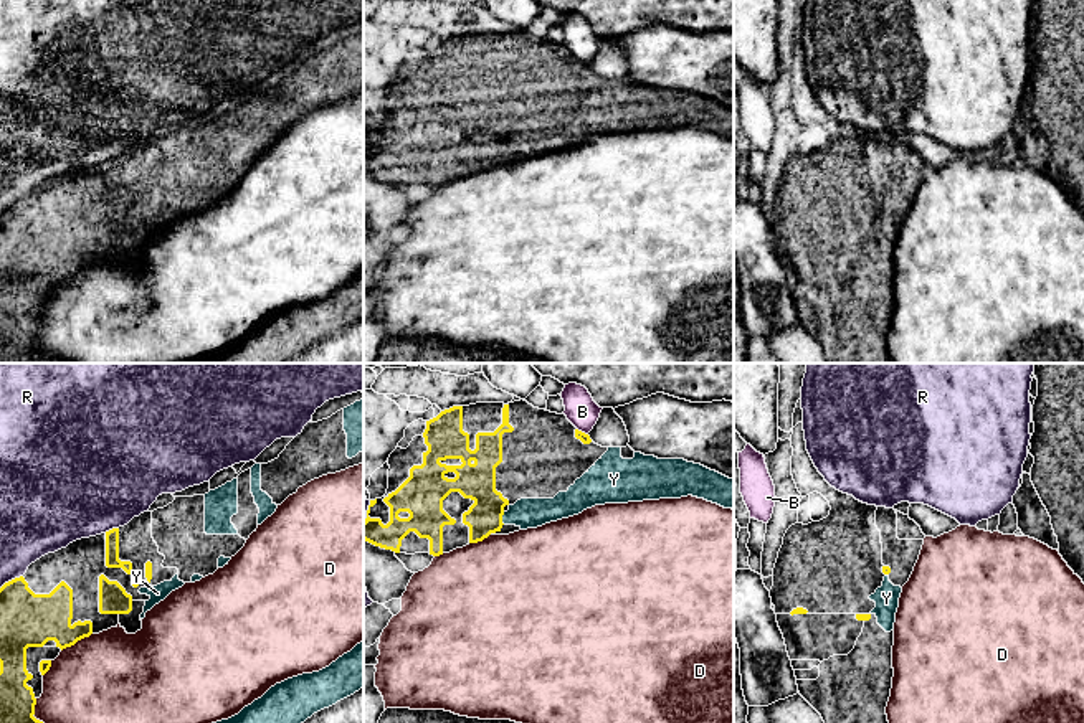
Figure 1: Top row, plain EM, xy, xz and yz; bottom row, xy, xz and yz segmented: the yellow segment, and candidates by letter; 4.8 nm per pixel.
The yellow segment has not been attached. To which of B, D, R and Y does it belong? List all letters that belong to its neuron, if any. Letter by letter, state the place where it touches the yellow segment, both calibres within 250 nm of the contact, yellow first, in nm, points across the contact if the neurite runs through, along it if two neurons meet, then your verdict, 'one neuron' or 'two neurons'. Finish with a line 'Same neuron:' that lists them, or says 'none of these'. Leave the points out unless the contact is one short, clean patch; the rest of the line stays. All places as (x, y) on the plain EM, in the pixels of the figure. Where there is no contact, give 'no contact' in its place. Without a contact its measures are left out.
B: meets yellow in xz at (580, 61); 50 nm thick on the yellow side, 160 nm on the other; border along xz (577, 58), (587, 65); two neurons
D: meets yellow in xy at (76, 271); 260 nm thick on the yellow side, 480 nm on the other; two neurons
R: meets yellow in xy at (113, 159); 70 nm thick on the yellow side, 500 nm on the other; two neurons
Y: meets yellow in xz at (501, 149); 180 nm thick on the yellow side, 140 nm on the other; one neuron
Same neuron: Y

